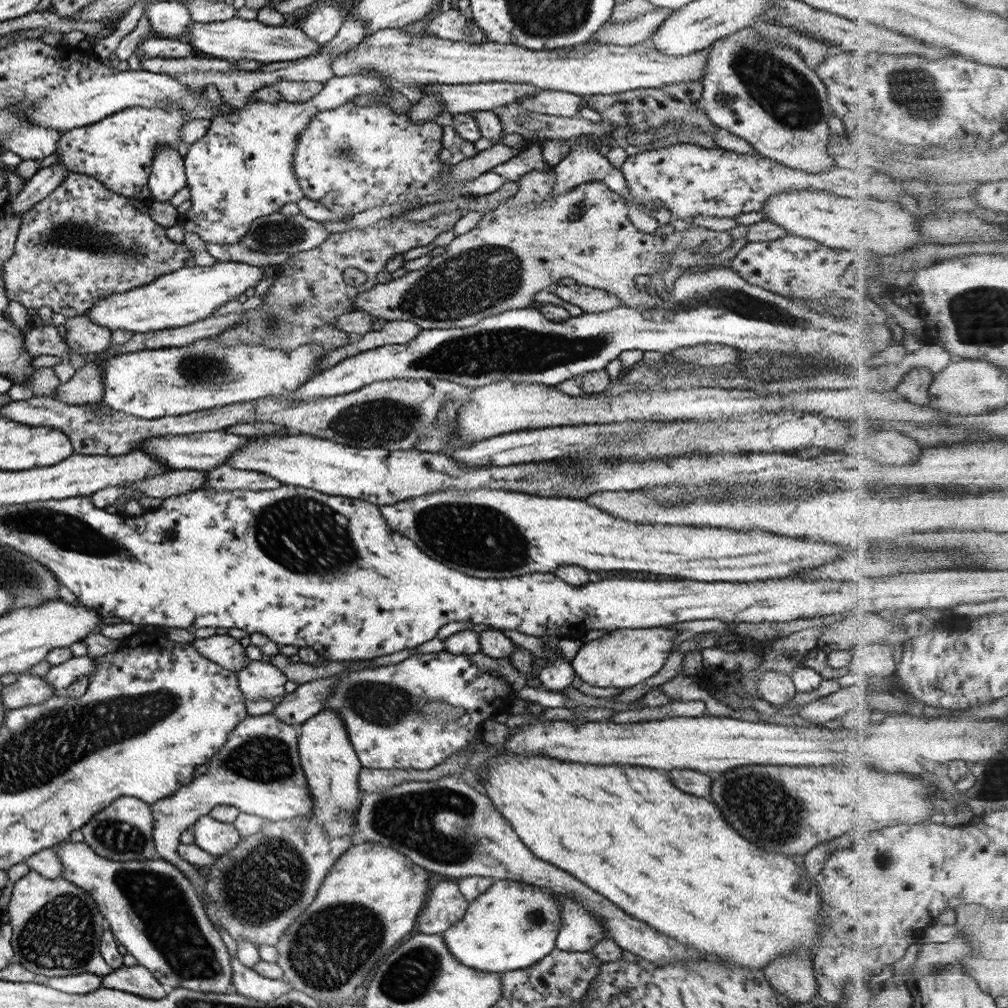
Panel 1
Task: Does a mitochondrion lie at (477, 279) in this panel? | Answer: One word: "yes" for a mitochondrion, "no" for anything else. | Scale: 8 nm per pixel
yes

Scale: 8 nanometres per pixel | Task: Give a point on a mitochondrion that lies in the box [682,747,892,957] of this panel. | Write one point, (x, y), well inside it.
(760, 805)

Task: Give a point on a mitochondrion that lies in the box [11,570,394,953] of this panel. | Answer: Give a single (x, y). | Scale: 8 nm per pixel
(241, 883)

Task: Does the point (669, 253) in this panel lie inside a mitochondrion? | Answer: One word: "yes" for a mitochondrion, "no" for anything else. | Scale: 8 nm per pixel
no

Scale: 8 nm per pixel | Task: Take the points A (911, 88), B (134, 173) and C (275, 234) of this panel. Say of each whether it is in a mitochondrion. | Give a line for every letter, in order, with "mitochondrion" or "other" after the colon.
A: mitochondrion
B: other
C: mitochondrion

